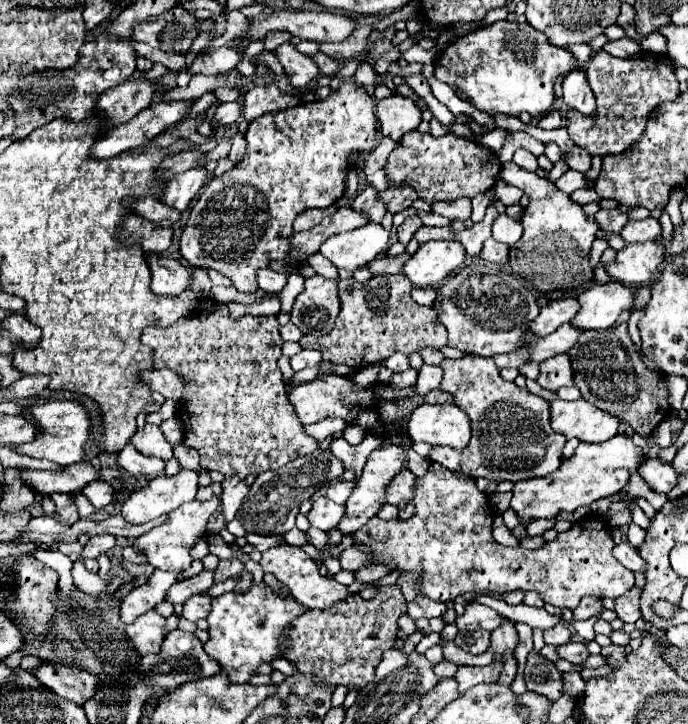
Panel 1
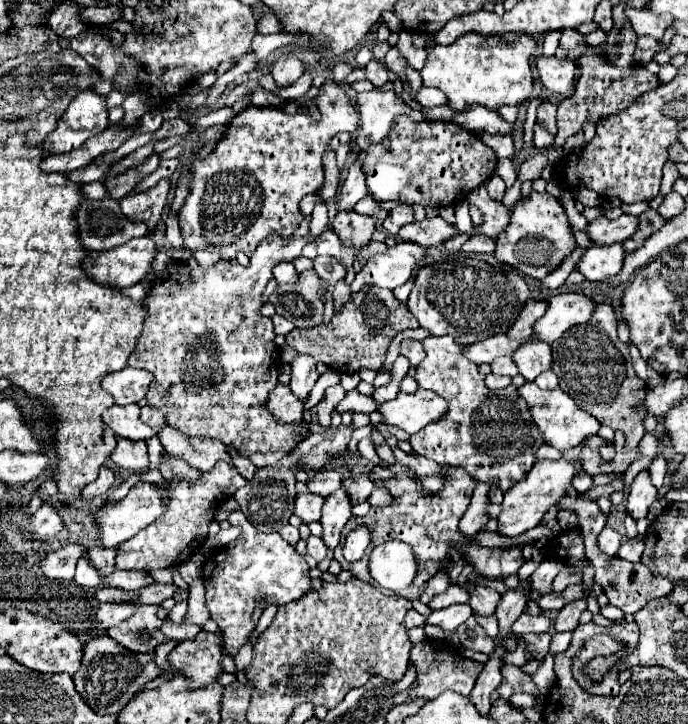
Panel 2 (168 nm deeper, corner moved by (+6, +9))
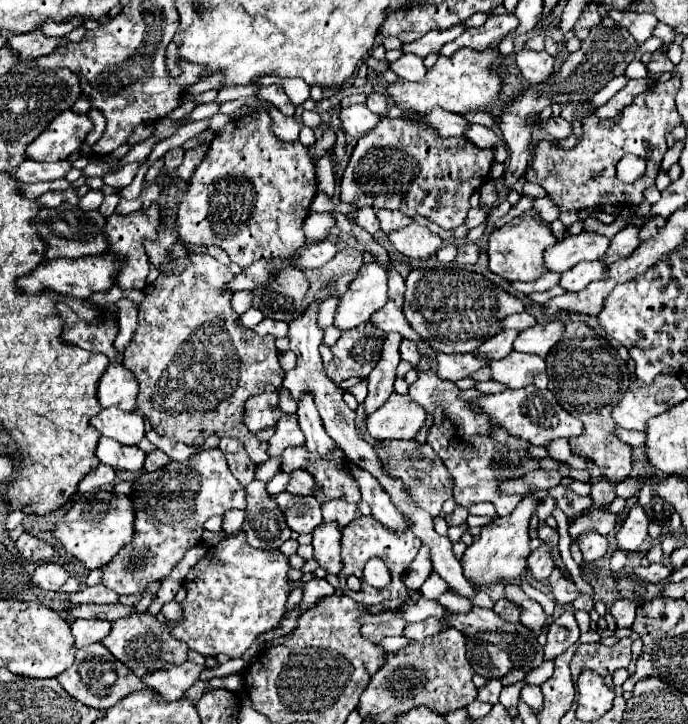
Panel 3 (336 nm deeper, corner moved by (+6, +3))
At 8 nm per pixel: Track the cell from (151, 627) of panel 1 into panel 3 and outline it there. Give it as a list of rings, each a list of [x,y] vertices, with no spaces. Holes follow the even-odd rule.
[[[130,614],[126,618],[112,622],[112,632],[102,640],[102,644],[120,660],[130,672],[136,672],[136,676],[144,676],[148,672],[160,670],[164,664],[182,664],[186,662],[188,646],[180,640],[176,640],[172,634],[172,628],[166,624],[160,624],[150,614]]]

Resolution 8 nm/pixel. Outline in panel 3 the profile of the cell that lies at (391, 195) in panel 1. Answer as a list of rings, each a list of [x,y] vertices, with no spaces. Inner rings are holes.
[[[364,208],[364,210],[358,210],[356,212],[356,222],[370,234],[378,232],[380,226],[378,226],[378,218],[376,218],[376,212],[374,208]]]

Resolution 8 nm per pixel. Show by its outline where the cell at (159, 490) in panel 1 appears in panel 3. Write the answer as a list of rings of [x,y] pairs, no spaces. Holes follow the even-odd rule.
[[[92,492],[88,496],[80,496],[56,522],[56,526],[52,528],[52,536],[58,540],[60,548],[64,548],[74,560],[82,562],[86,570],[100,568],[108,564],[118,554],[118,550],[134,536],[132,500],[128,496],[116,496],[110,492]]]

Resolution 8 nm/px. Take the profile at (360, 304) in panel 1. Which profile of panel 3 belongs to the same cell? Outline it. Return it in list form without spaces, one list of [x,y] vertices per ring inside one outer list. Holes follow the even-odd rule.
[[[362,324],[348,332],[342,332],[338,342],[332,346],[332,362],[324,364],[326,374],[340,384],[352,376],[366,378],[380,358],[386,332],[372,324]]]

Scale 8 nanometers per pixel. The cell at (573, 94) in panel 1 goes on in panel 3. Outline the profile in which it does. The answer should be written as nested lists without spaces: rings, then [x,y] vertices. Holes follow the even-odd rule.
[[[520,50],[514,58],[516,68],[520,74],[530,82],[538,84],[548,80],[548,76],[554,72],[554,58],[548,52],[534,52],[534,50]]]

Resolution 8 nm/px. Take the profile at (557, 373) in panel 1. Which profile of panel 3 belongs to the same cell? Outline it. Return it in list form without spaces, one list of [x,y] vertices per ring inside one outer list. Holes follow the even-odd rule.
[[[510,352],[504,360],[496,360],[490,364],[490,380],[504,384],[506,388],[522,388],[532,384],[534,374],[546,370],[546,364],[536,354]]]

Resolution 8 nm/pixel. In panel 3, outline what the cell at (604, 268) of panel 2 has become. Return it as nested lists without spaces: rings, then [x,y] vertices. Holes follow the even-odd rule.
[[[600,260],[580,262],[580,264],[576,264],[576,268],[570,268],[568,272],[564,272],[560,276],[558,286],[562,286],[566,292],[580,292],[590,282],[604,278],[606,272],[608,272],[608,268]]]

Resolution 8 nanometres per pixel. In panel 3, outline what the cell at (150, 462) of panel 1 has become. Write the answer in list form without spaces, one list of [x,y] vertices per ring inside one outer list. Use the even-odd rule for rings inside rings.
[[[100,438],[98,440],[98,448],[96,448],[96,456],[102,464],[112,466],[114,470],[142,470],[144,466],[144,452],[136,446],[124,446],[116,440],[108,440],[108,438]]]

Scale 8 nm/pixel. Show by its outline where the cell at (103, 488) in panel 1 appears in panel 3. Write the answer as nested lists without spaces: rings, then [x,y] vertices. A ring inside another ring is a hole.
[[[98,464],[96,468],[92,468],[92,472],[88,472],[88,476],[80,482],[78,490],[84,494],[84,492],[92,492],[92,490],[98,490],[98,488],[106,488],[114,482],[116,478],[116,472],[114,468],[108,468],[106,464]]]

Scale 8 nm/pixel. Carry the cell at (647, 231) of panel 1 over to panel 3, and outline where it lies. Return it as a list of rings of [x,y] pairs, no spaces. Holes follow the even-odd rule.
[[[582,232],[578,236],[568,236],[556,242],[548,252],[544,252],[544,266],[548,272],[566,272],[582,260],[598,260],[604,256],[610,240],[594,232]]]

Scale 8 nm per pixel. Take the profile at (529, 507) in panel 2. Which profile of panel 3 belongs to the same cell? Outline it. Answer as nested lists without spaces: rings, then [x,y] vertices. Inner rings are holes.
[[[524,496],[524,500],[518,504],[518,508],[510,516],[498,518],[496,522],[484,526],[480,532],[480,538],[472,546],[466,548],[460,562],[464,568],[464,576],[468,576],[468,580],[472,580],[472,584],[476,584],[476,588],[490,586],[500,580],[514,580],[526,572],[526,568],[528,568],[526,558],[530,554],[528,524],[530,524],[530,518],[532,518],[532,512],[536,506],[538,506],[538,502],[534,502],[530,496]]]

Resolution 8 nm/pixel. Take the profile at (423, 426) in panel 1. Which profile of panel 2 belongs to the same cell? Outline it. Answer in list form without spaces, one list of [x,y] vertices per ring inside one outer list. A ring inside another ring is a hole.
[[[416,390],[414,394],[400,392],[394,400],[380,404],[378,412],[382,412],[386,424],[398,426],[408,434],[416,434],[426,424],[436,422],[436,418],[444,418],[442,414],[448,414],[448,406],[438,394]]]

